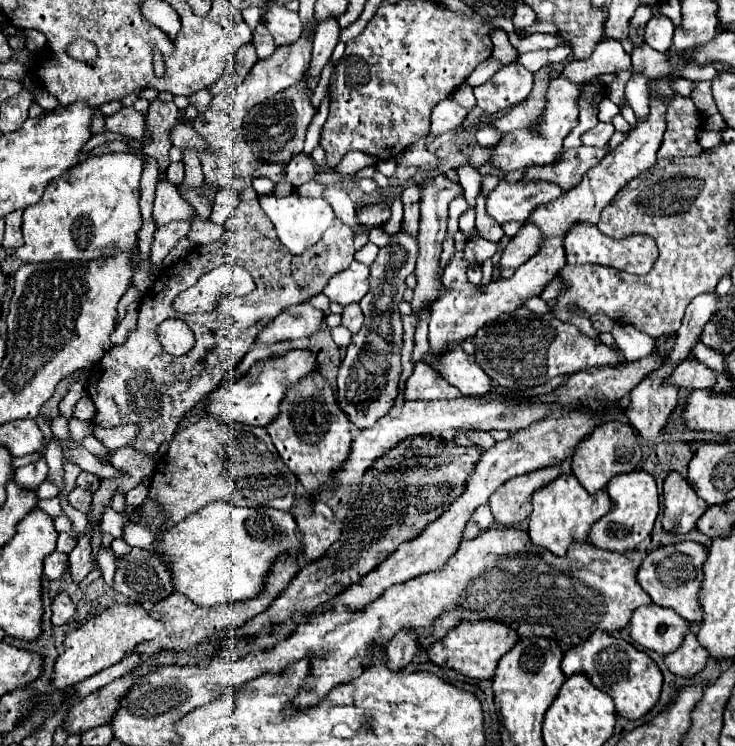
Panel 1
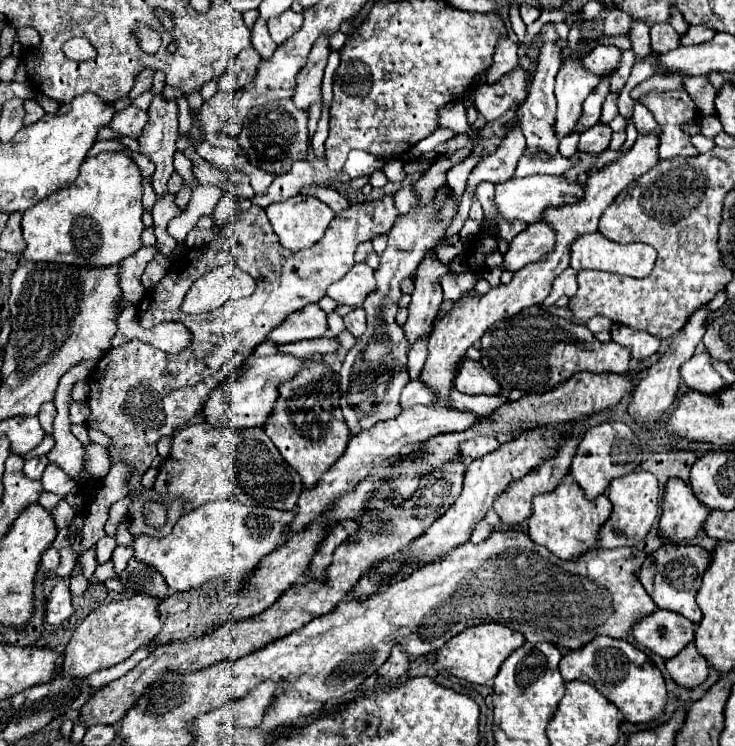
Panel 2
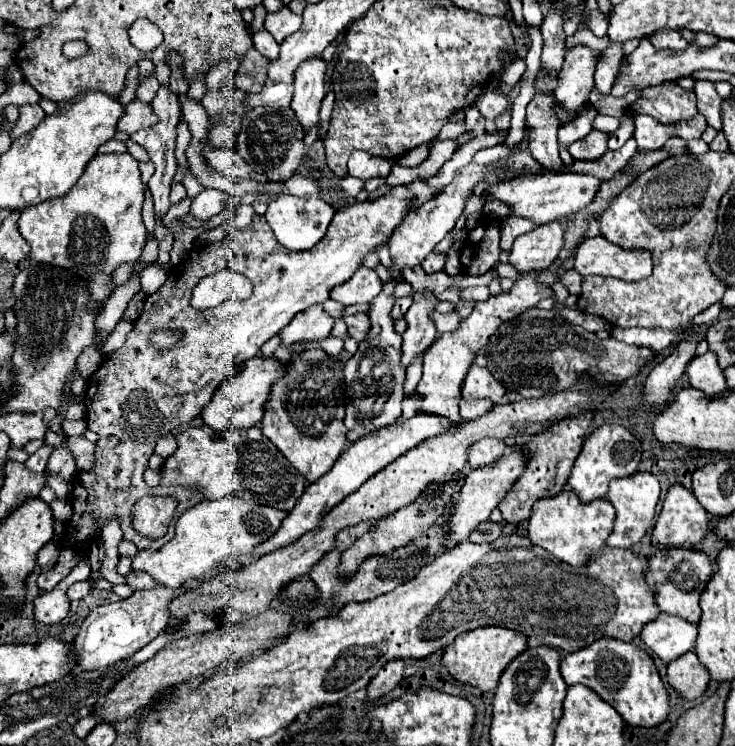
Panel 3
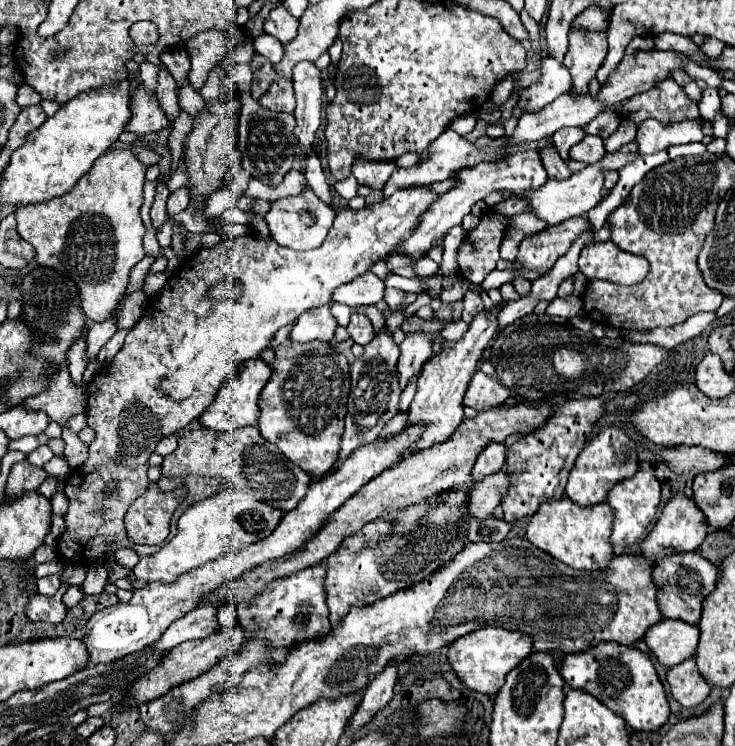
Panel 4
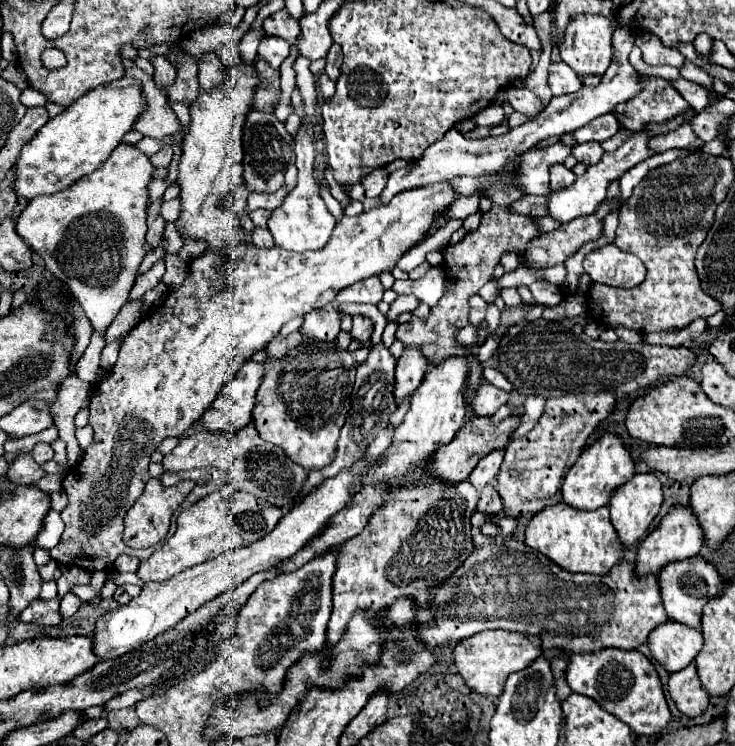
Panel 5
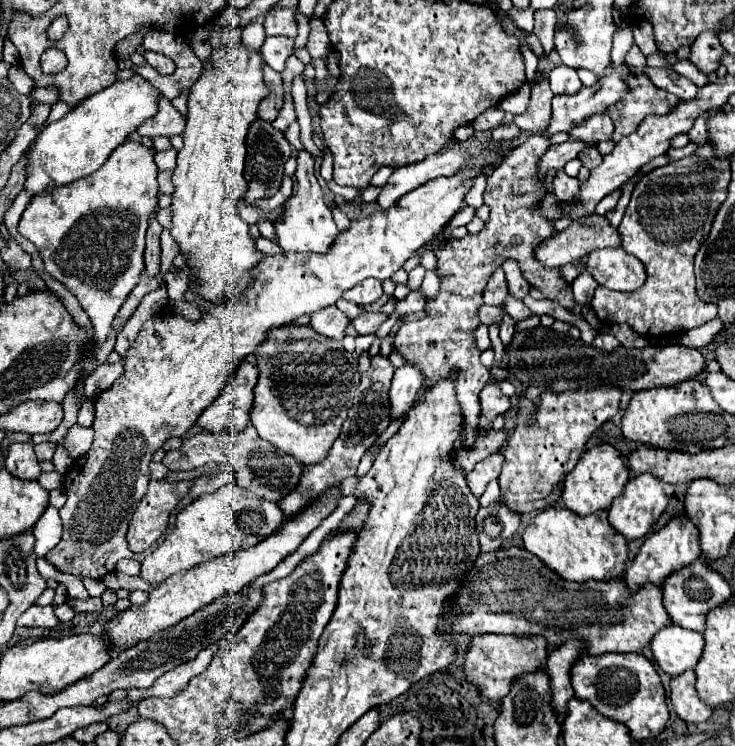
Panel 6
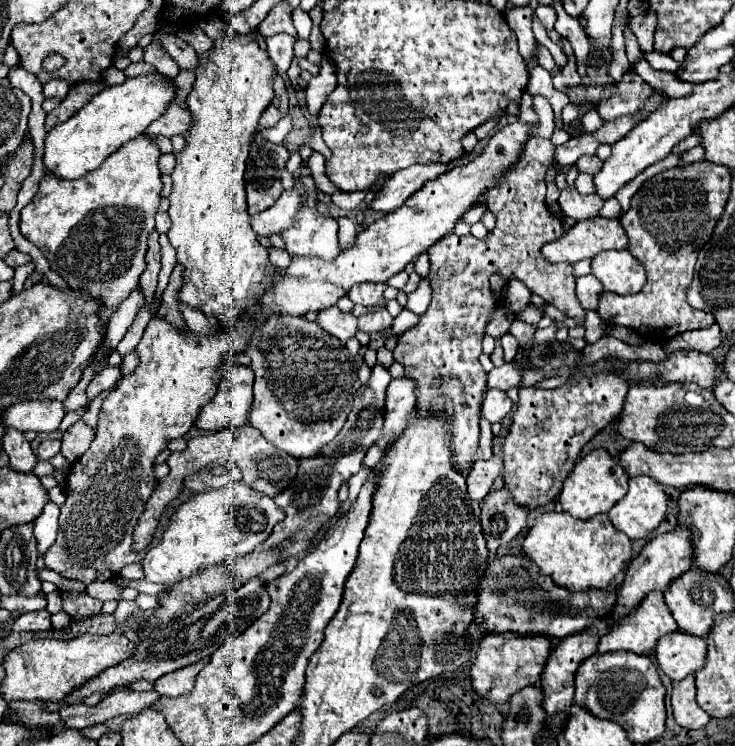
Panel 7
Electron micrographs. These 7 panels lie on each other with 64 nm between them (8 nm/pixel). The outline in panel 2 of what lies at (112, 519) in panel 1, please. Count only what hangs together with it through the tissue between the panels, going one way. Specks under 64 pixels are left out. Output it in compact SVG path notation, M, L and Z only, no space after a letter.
M125 517L118 526L116 534L117 545L132 546L132 536L128 531L129 519Z

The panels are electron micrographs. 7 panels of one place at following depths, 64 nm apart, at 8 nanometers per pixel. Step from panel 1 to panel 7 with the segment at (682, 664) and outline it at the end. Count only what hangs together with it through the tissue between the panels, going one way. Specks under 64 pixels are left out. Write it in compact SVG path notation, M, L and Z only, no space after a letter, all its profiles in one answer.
M694 676L674 682L672 686L672 710L674 718L684 728L704 728L710 716L696 704L696 686Z

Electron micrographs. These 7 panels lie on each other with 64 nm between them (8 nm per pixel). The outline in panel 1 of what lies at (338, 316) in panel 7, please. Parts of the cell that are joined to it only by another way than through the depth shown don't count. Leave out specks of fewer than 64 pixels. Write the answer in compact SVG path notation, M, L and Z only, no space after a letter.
M310 304L290 306L288 310L280 312L260 334L256 336L256 344L274 344L280 340L298 340L308 338L314 334L324 318L322 310L312 308Z

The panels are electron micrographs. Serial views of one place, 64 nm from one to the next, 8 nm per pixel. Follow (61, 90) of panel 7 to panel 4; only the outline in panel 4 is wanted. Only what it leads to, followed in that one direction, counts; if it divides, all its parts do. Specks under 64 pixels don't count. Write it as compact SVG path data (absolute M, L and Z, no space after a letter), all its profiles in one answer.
M26 84L18 86L18 94L16 94L16 102L20 106L32 106L32 104L40 104L40 94L36 94L36 90L28 88Z

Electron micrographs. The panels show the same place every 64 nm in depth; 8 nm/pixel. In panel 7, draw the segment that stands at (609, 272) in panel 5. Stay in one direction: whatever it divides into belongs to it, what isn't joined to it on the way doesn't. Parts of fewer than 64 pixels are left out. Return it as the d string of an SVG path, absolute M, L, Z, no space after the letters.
M606 250L592 258L592 274L604 284L604 290L616 294L640 292L646 284L646 270L628 250Z

